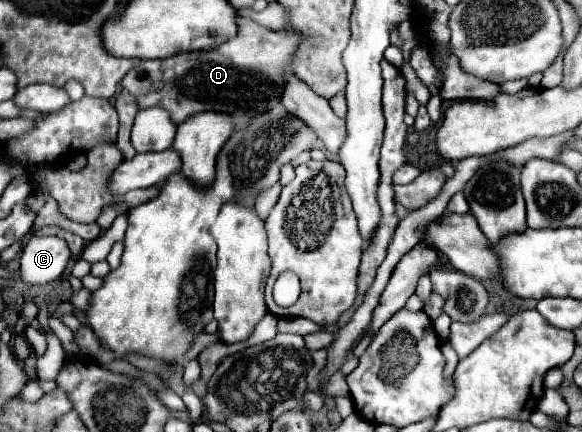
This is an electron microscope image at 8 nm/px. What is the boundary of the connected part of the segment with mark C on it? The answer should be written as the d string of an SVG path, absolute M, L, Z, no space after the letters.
M33 236L23 248L19 278L29 286L43 286L63 274L69 258L71 252L65 240L55 236Z

